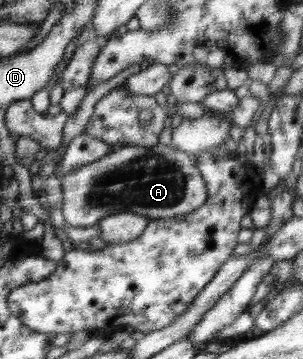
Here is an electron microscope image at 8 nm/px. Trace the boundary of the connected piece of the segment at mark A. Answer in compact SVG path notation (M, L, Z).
M157 143L152 147L114 148L110 154L82 166L61 182L62 215L70 226L92 226L102 218L130 213L148 218L179 219L201 209L208 200L208 187L197 166L196 156L172 146Z

